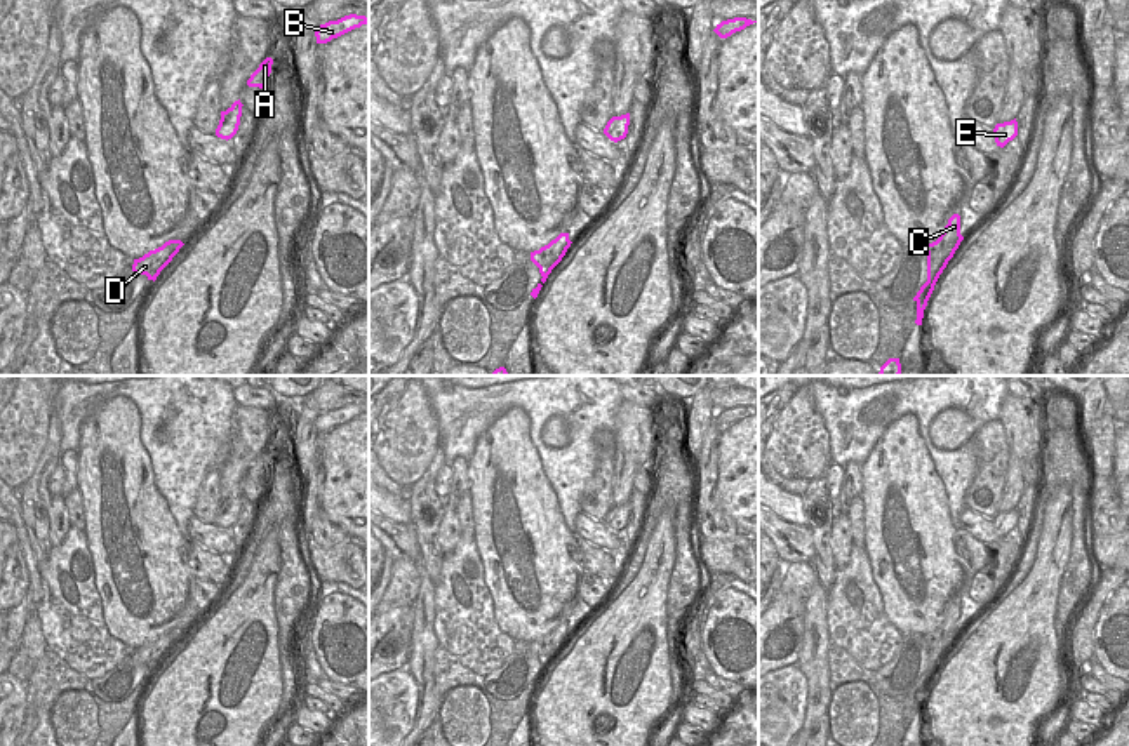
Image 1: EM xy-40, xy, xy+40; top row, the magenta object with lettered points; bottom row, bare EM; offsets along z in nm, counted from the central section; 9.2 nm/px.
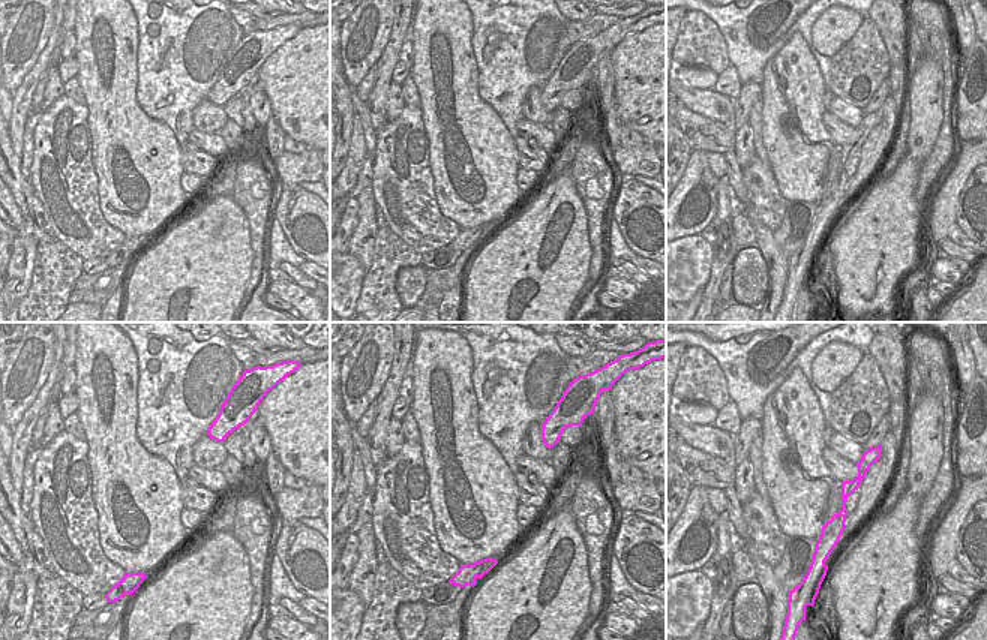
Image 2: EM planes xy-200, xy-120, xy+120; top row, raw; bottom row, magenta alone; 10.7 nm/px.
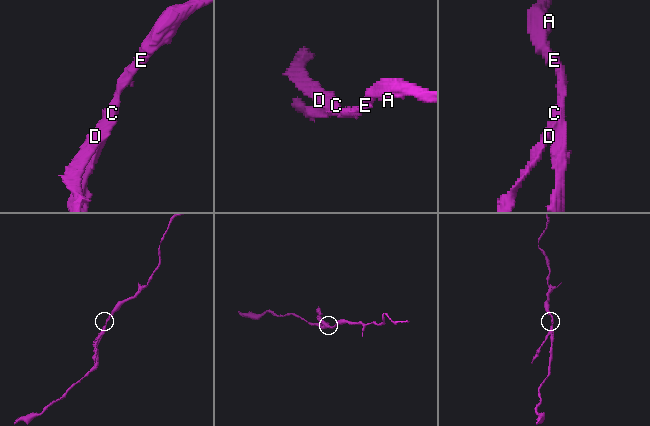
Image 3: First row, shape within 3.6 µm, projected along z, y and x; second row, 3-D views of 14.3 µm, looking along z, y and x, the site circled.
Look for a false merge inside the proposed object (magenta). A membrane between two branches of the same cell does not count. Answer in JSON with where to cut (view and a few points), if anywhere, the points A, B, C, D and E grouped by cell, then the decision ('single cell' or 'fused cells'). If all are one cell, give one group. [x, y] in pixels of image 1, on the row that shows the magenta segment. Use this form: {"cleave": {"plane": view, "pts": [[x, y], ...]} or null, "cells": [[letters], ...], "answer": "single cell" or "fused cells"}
{"cleave": {"plane": "xy", "pts": [[561, 237], [541, 253], [534, 253]]}, "cells": [["A", "B", "C", "E"], ["D"]], "answer": "fused cells"}

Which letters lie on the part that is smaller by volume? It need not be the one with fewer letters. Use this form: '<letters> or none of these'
D.

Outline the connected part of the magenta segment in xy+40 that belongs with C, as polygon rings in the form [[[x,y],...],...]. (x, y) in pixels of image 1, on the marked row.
[[[953,214],[948,219],[948,224],[945,226],[945,231],[939,235],[939,238],[932,243],[925,245],[927,254],[934,254],[936,257],[927,261],[927,282],[920,287],[913,301],[917,303],[917,325],[922,325],[924,318],[924,310],[927,306],[927,301],[934,290],[934,285],[943,273],[943,270],[948,264],[948,256],[953,257],[953,252],[950,250],[953,238],[959,236],[964,240],[960,235],[960,216]]]

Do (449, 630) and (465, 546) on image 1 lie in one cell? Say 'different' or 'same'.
same

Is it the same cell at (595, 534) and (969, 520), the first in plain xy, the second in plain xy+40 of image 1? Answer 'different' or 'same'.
same

